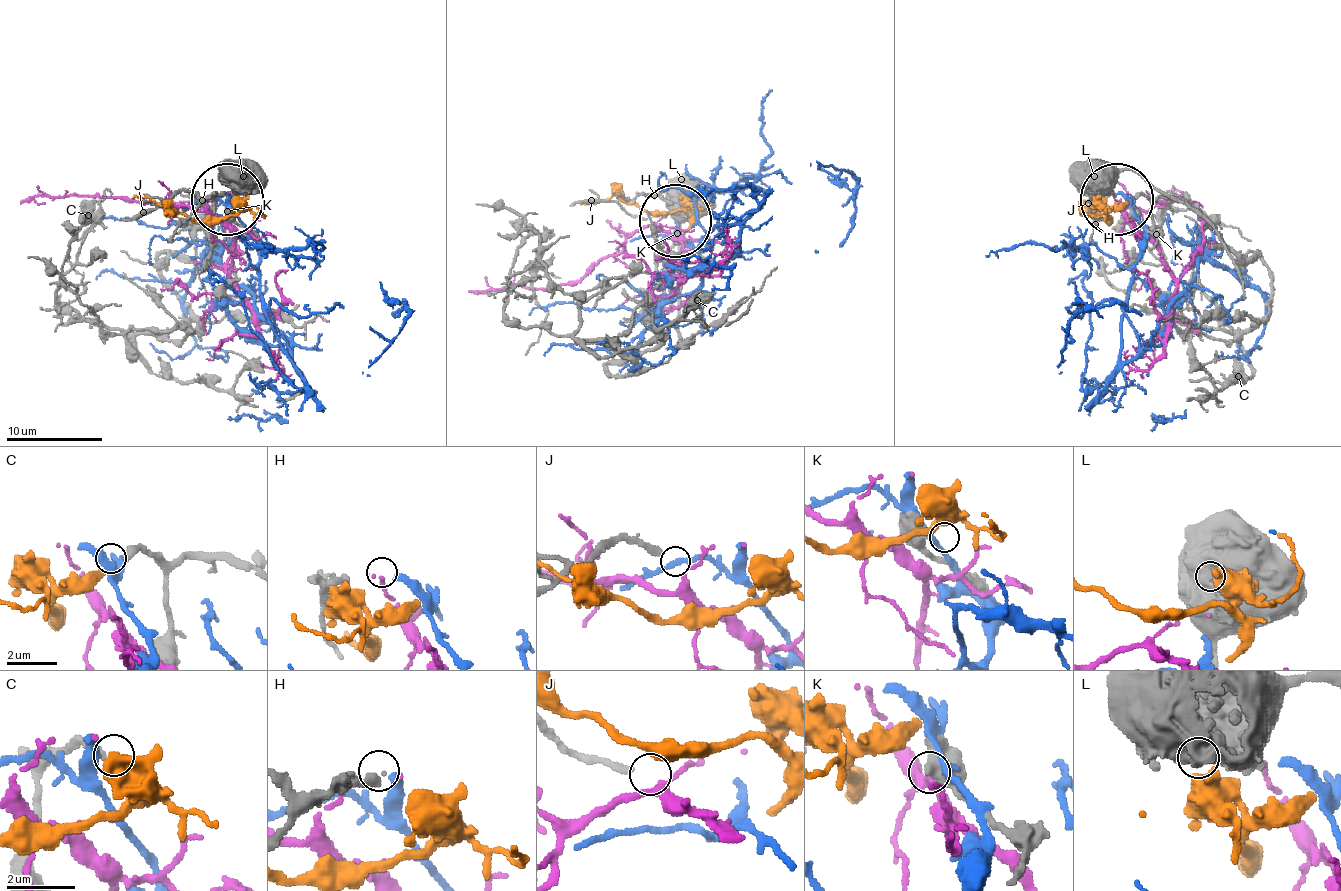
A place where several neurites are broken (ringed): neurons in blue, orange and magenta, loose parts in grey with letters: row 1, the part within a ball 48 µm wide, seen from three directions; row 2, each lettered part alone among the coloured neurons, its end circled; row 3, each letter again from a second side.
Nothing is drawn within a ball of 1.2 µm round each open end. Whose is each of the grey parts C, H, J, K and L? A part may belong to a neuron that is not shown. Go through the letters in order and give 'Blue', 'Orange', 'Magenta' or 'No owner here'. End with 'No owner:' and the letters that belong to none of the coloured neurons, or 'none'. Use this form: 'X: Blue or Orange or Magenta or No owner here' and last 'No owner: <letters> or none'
C: Orange
H: Blue
J: Magenta
K: No owner here
L: No owner here
No owner: K, L

